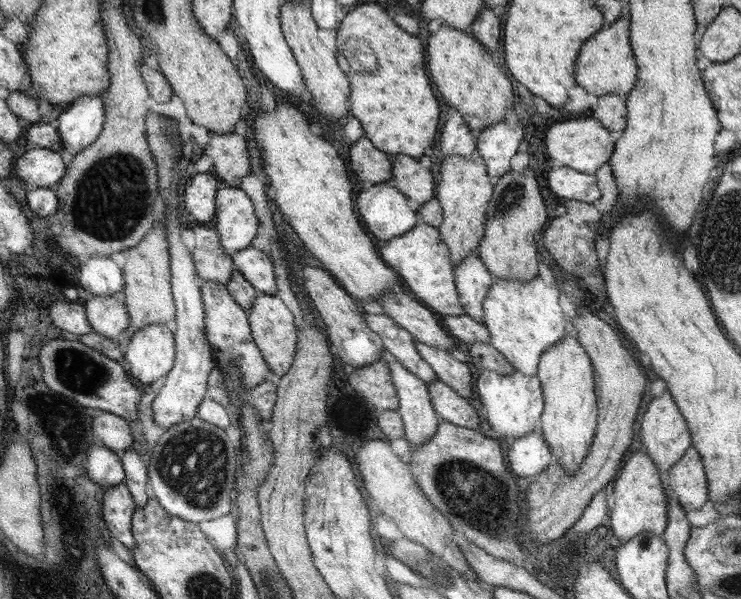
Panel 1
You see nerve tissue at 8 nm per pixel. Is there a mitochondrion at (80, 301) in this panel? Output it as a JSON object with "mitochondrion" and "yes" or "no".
{"mitochondrion":"no"}

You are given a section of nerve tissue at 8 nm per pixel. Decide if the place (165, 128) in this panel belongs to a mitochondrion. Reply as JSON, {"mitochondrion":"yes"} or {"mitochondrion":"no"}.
{"mitochondrion":"yes"}

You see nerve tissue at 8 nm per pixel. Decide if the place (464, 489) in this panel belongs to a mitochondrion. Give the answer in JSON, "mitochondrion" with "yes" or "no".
{"mitochondrion":"yes"}

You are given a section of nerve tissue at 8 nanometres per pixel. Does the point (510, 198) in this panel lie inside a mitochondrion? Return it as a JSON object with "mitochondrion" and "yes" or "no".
{"mitochondrion":"yes"}

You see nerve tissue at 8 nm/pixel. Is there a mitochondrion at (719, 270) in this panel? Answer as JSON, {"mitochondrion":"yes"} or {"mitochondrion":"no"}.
{"mitochondrion":"yes"}

